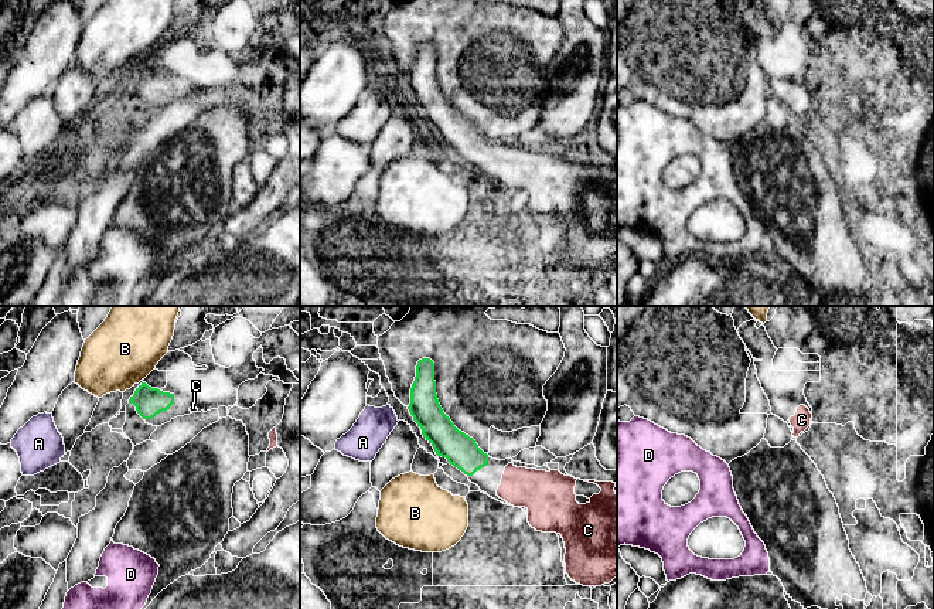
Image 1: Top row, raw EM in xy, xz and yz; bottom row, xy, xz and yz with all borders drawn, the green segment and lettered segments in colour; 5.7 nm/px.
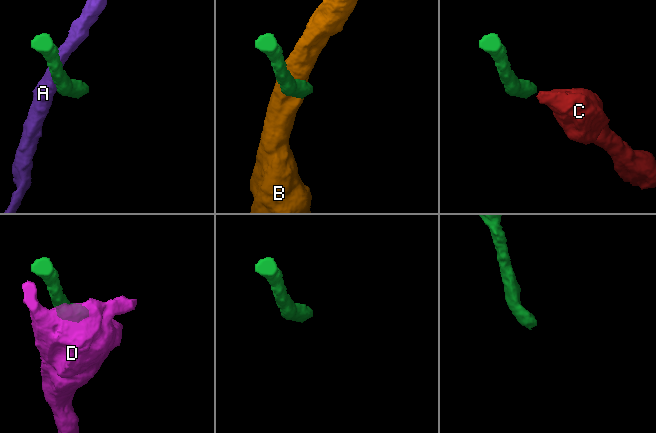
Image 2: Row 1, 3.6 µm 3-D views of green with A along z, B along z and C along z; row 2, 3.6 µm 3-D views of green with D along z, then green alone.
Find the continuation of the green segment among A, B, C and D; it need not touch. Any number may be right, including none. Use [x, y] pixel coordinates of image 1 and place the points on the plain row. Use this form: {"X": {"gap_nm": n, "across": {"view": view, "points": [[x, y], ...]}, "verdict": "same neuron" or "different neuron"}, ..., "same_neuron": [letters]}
{"A": {"gap_nm": 80, "across": {"view": "xz", "points": [[408, 91], [395, 97]]}, "verdict": "different neuron"}, "B": {"gap_nm": 20, "across": {"view": "xy", "points": [[142, 65], [140, 63]]}, "verdict": "different neuron"}, "C": {"gap_nm": 100, "across": {"view": "xy", "points": [[173, 84], [190, 91]]}, "verdict": "same neuron"}, "D": {"gap_nm": 700, "across": {"view": "xy", "points": [[143, 101], [112, 223]]}, "verdict": "different neuron"}, "same_neuron": ["C"]}

